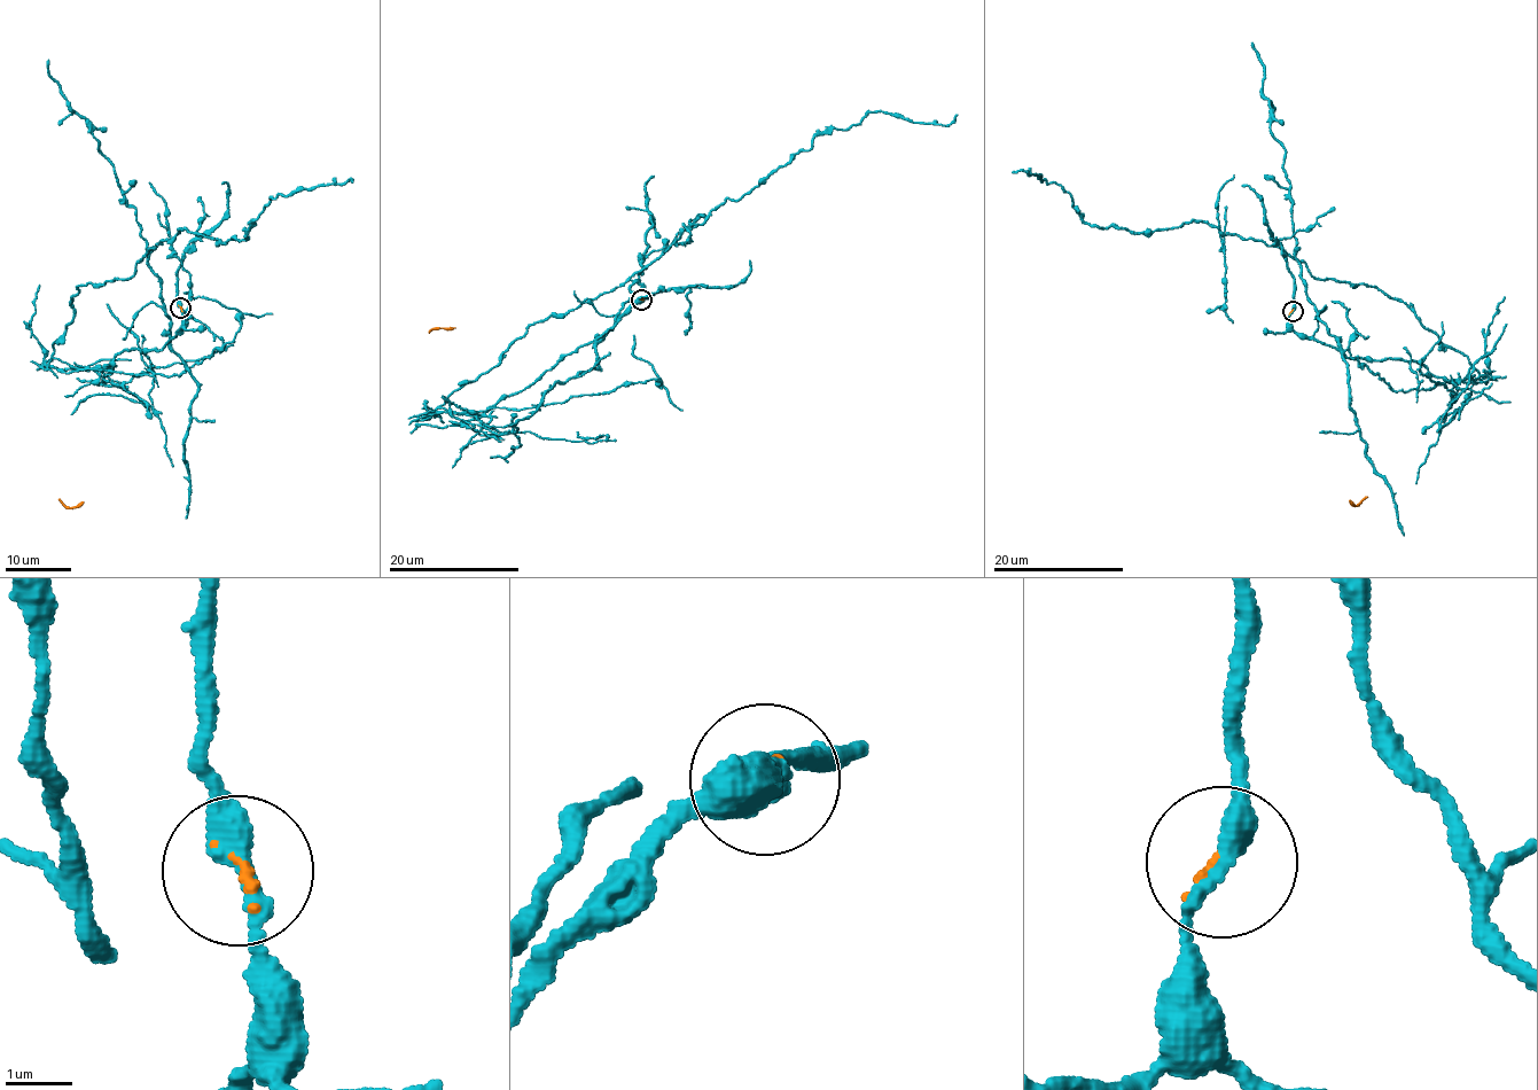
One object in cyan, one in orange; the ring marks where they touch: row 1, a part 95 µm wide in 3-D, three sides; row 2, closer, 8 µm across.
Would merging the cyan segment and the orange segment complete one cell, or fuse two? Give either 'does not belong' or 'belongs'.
does not belong

